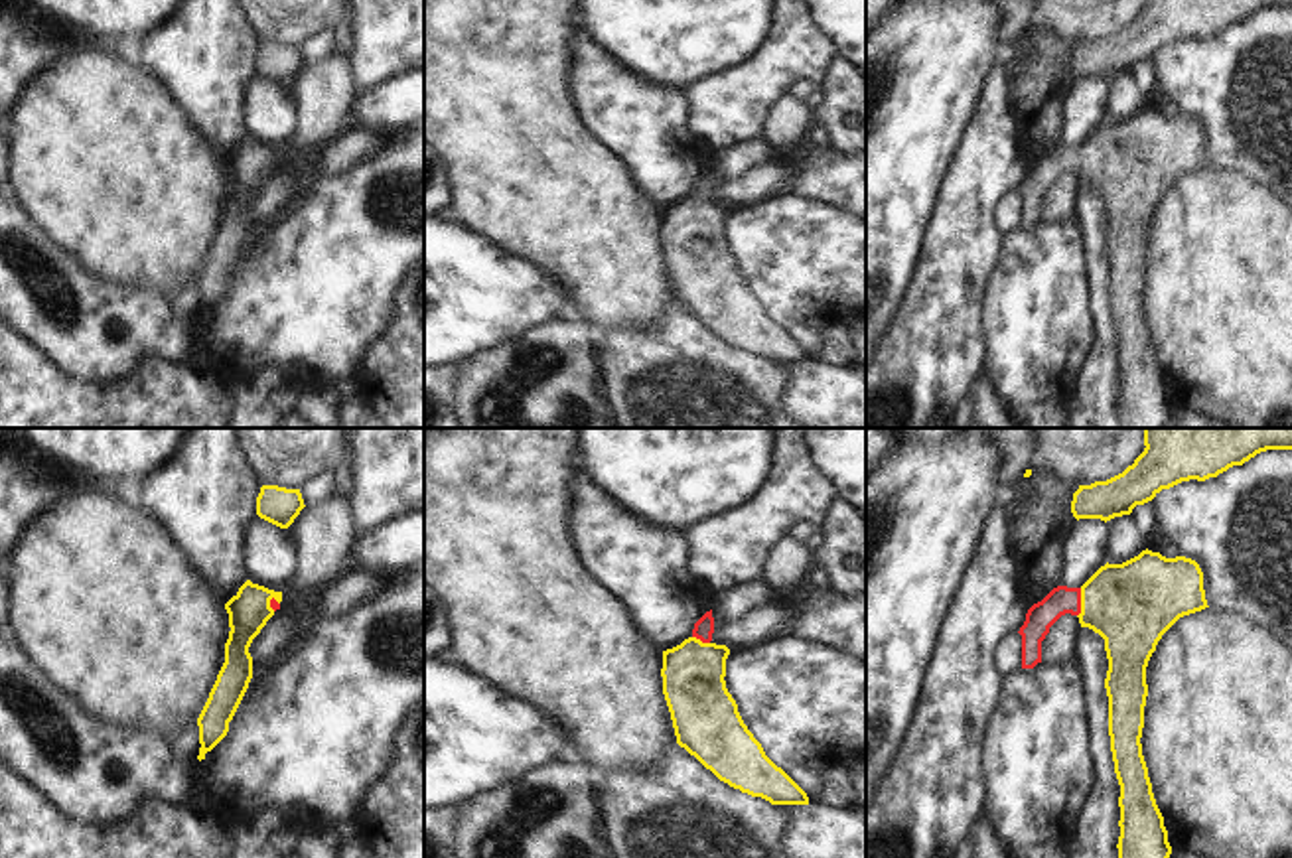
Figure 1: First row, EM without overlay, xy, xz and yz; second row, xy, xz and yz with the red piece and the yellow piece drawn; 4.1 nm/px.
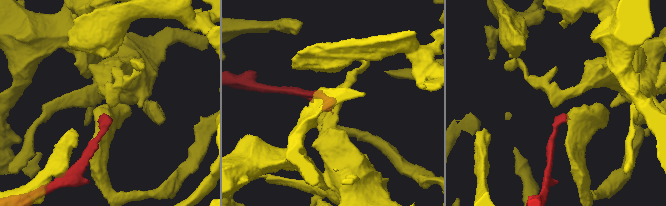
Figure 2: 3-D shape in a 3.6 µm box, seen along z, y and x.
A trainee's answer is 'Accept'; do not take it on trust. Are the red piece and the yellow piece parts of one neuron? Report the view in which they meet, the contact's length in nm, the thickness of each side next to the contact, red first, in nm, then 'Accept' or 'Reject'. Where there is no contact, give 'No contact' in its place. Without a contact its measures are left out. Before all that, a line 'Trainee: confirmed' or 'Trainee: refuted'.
Trainee: confirmed
Touches red in yz. Shared border 120 nm. Thickness 120 nm (red) against 360 nm. Accept.

